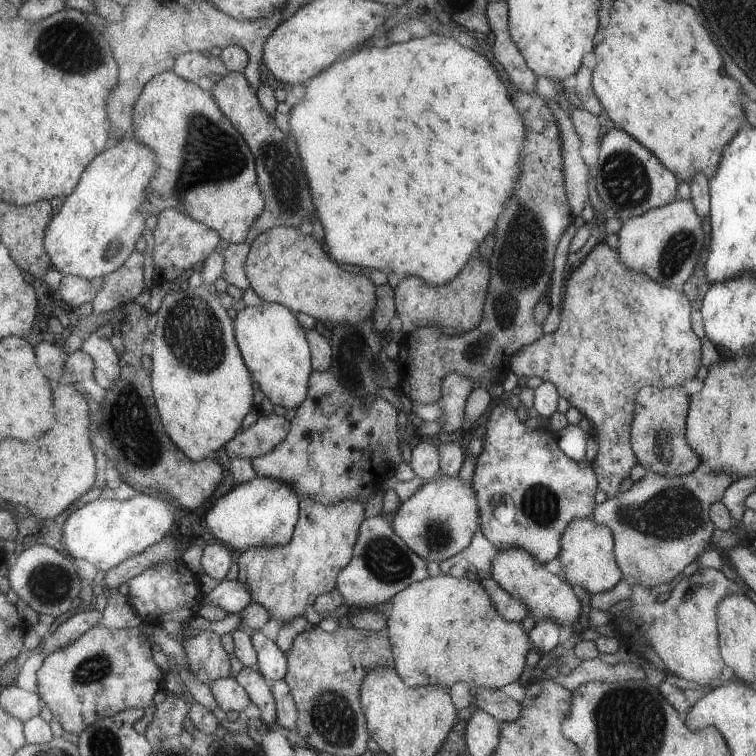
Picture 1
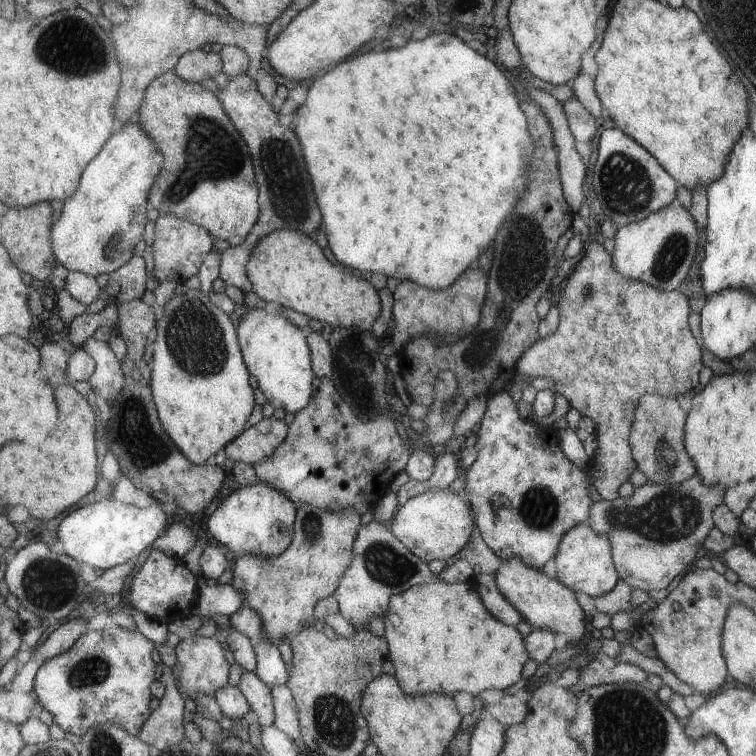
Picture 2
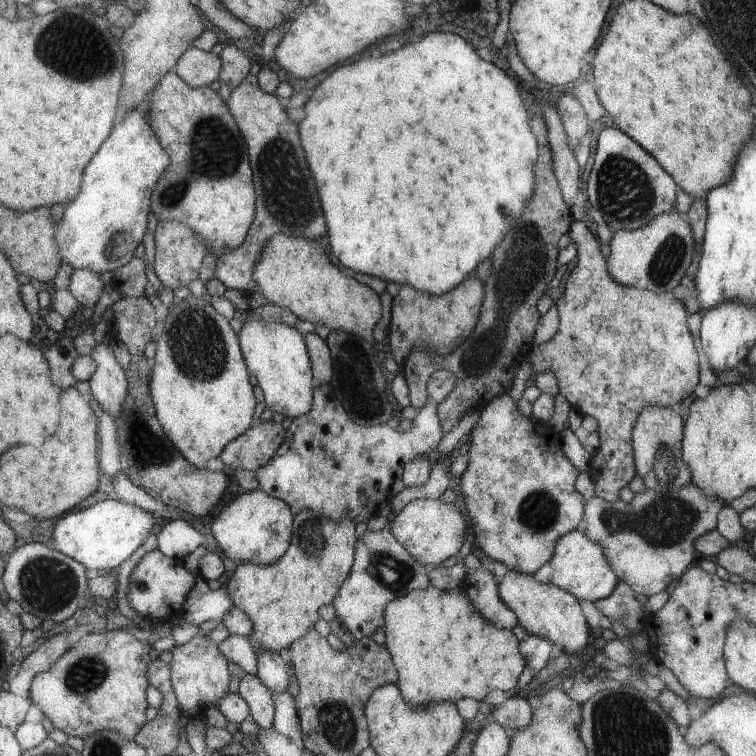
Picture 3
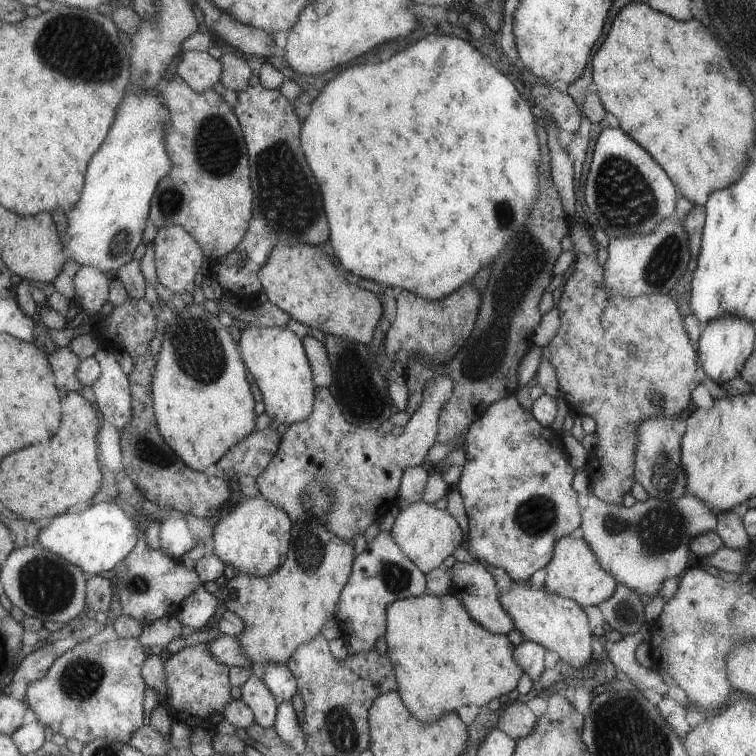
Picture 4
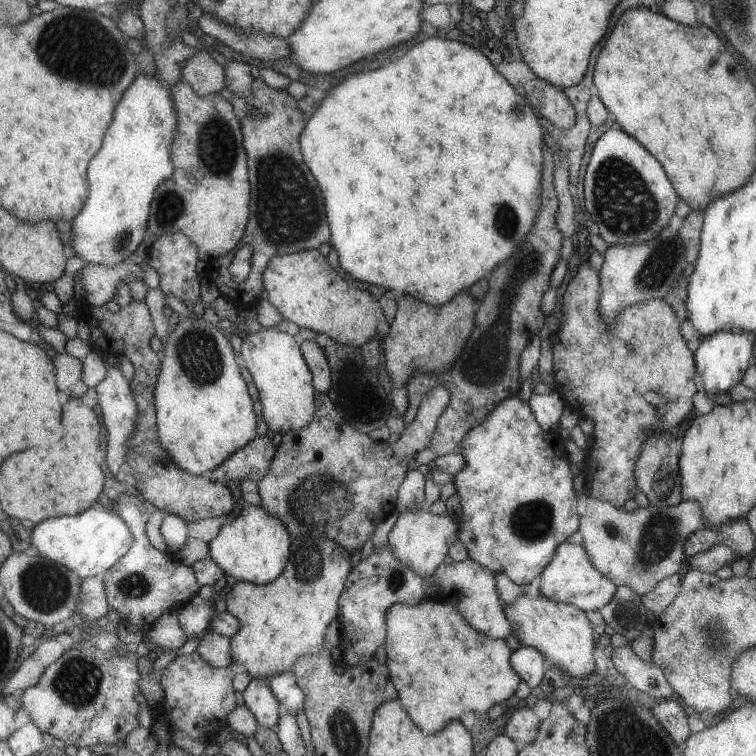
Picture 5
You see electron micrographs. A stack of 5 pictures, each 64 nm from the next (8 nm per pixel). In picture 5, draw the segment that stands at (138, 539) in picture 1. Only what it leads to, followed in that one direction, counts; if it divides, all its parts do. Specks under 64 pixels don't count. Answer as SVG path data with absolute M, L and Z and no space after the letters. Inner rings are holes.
M97 505L97 508L87 508L75 516L49 518L47 522L37 524L29 534L29 542L30 548L35 548L37 554L58 562L83 580L106 572L130 550L133 538L122 518L111 512L111 509L98 509Z

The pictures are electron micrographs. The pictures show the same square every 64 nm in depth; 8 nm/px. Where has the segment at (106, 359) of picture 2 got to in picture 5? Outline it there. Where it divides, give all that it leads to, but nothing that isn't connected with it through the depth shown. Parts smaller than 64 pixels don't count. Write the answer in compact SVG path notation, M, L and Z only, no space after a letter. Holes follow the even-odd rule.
M106 366L107 374L105 378L95 386L97 394L96 404L101 410L101 418L103 418L103 426L107 431L106 445L104 449L107 452L107 466L111 474L115 475L124 465L125 460L125 444L127 438L131 436L131 432L135 428L135 418L137 418L137 408L128 381L123 377L121 371L117 368Z

